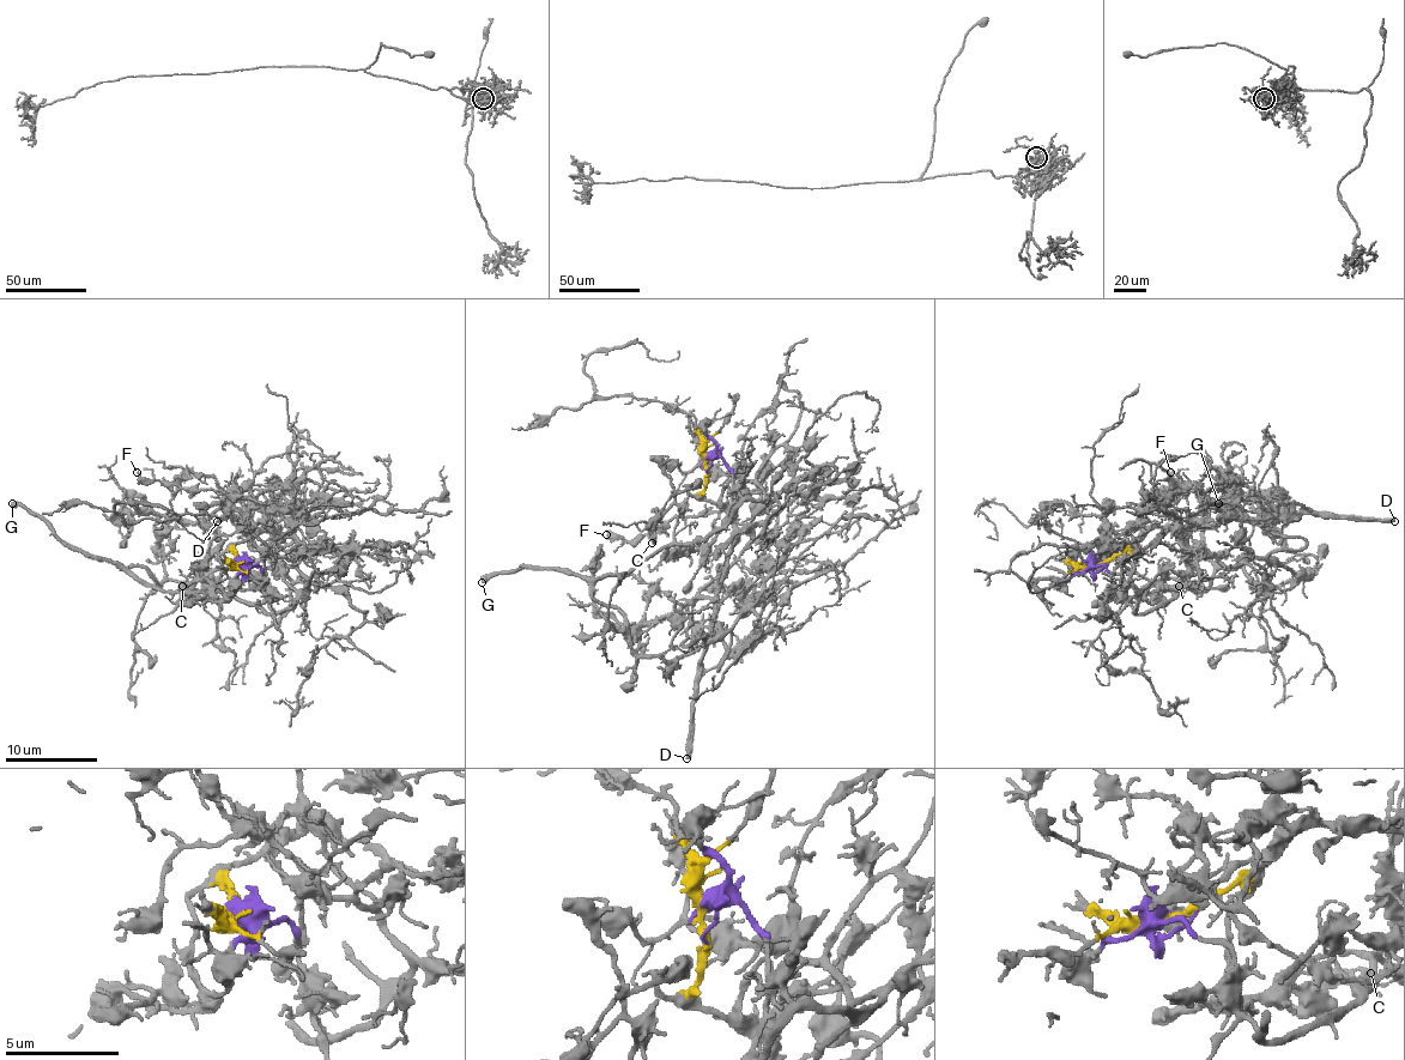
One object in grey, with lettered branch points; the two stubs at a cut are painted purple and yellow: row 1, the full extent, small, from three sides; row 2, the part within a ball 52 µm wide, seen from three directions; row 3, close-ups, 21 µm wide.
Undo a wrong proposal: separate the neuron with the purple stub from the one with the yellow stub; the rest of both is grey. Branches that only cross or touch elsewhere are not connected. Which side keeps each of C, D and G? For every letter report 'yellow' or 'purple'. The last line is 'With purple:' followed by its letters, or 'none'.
C: yellow
D: yellow
G: purple
With purple: G

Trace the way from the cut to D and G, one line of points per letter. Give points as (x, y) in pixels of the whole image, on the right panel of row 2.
D: (1098, 563), (1133, 544), (1152, 528), (1207, 528), (1230, 521), (1298, 514), (1393, 521)
G: (1096, 563), (1143, 613), (1180, 581), (1205, 591), (1213, 565), (1203, 526), (1218, 503)

